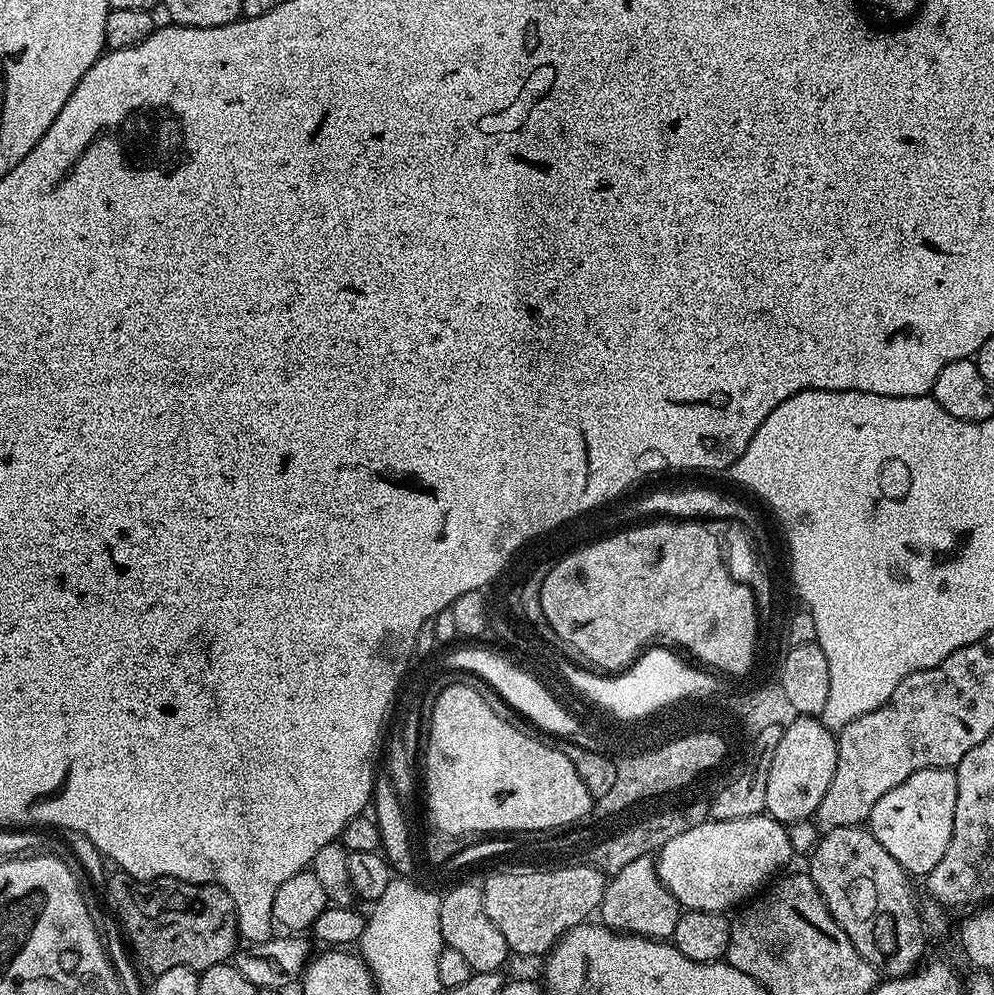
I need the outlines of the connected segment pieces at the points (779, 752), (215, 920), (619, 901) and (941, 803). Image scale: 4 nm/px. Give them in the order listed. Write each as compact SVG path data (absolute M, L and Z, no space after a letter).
M797 715L784 728L782 738L776 741L776 749L772 755L772 765L766 778L766 812L773 820L785 826L791 826L815 817L820 810L820 803L830 786L830 778L834 778L836 769L836 741L833 729L826 727L823 719L814 716Z
M119 871L107 877L107 886L109 904L107 907L116 908L114 910L115 919L122 929L135 959L140 964L144 963L152 974L170 970L170 966L186 966L203 970L231 961L232 953L238 947L240 927L232 896L226 890L219 888L217 884L191 884L169 876L157 876L154 880L134 880L126 873Z
M646 855L622 867L605 883L598 916L605 928L613 928L616 932L667 941L674 934L674 926L678 926L681 911L682 906L656 871L656 860Z
M923 768L910 774L910 778L906 778L906 782L894 786L894 790L882 794L882 798L878 798L874 810L870 810L866 824L874 834L874 838L878 838L878 842L882 842L882 846L886 846L887 852L894 857L894 862L902 865L913 877L924 878L927 877L930 870L934 870L934 866L938 866L938 862L942 862L942 854L946 854L946 846L950 846L950 834L954 830L954 806L957 798L958 782L953 769Z

